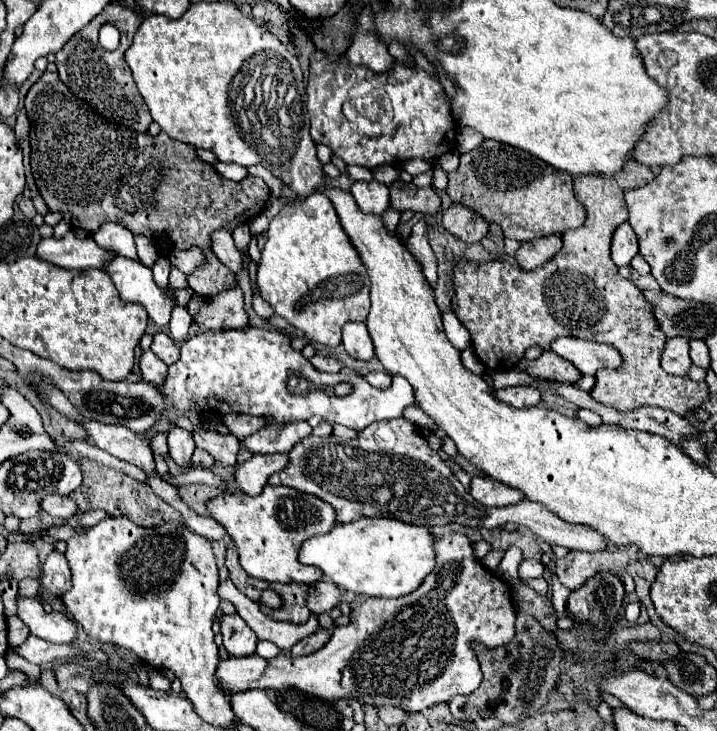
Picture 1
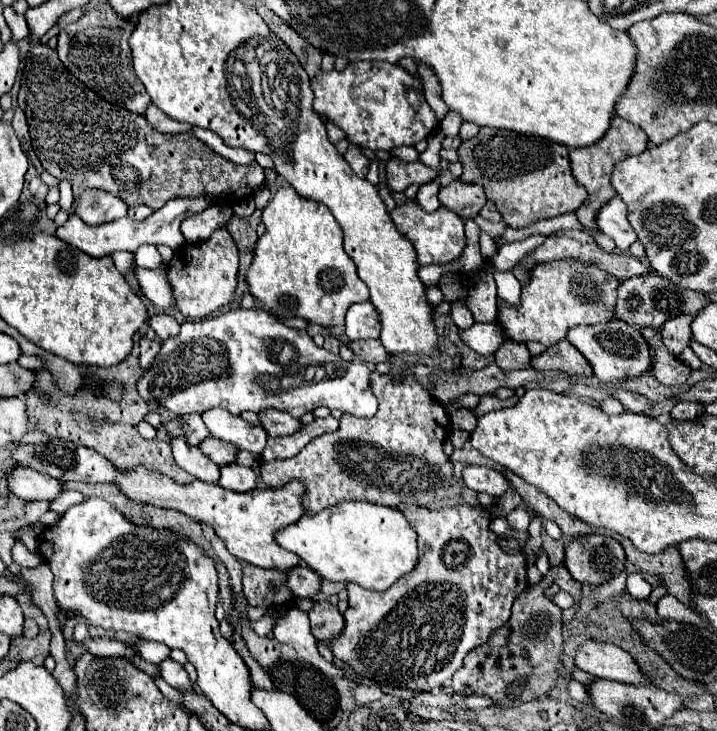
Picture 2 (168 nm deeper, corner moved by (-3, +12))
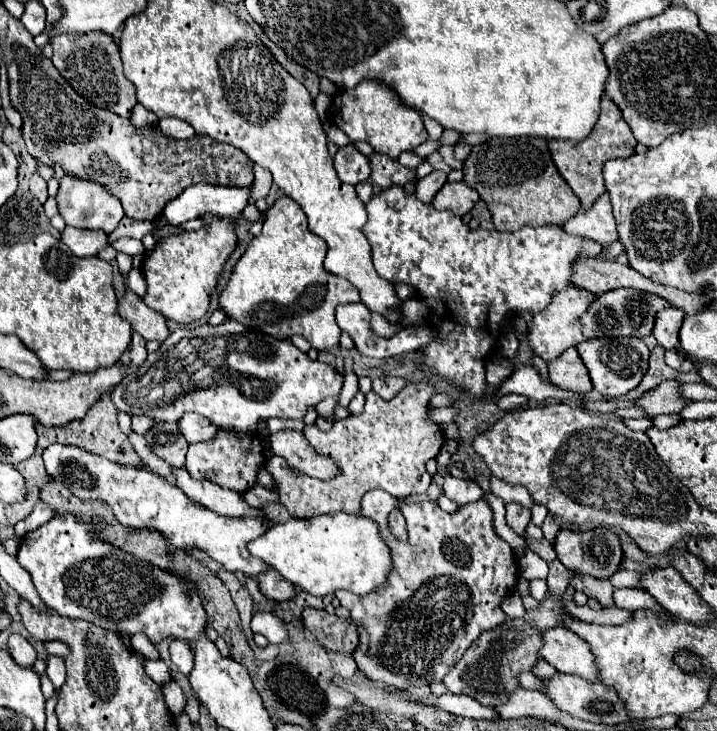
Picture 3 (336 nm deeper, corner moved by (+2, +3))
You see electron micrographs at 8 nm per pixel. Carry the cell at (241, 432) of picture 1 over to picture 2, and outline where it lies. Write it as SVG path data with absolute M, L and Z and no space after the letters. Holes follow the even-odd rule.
M276 410L260 412L260 420L268 436L290 436L302 428L302 422L298 418L288 416L286 412L276 412Z

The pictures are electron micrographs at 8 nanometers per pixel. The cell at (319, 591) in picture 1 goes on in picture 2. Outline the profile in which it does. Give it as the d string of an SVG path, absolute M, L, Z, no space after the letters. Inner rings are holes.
M296 566L290 568L288 572L288 588L292 590L294 596L298 598L314 598L320 590L320 576L312 572L308 566Z

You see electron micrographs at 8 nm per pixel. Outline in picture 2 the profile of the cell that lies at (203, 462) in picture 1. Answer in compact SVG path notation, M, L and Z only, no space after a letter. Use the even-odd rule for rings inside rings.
M208 436L198 448L202 450L204 456L208 456L218 466L234 464L236 462L236 452L240 452L234 444L228 444L224 440L218 440L218 438L212 438L212 436Z

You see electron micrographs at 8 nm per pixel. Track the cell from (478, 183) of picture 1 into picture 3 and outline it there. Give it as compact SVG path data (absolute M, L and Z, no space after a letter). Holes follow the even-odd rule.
M493 137L471 149L463 163L463 173L463 181L487 203L497 231L515 231L525 225L563 225L581 209L577 195L559 175L543 139Z

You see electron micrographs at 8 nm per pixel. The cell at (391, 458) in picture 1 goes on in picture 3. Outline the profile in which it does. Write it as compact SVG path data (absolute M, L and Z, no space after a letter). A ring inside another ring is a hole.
M411 383L391 401L385 401L375 391L369 391L365 395L367 401L363 415L335 421L327 433L317 427L305 429L303 433L307 441L319 455L329 455L339 473L333 479L321 481L299 473L287 465L287 461L265 461L265 467L275 481L279 503L287 507L291 517L305 519L329 511L359 513L363 495L377 487L399 501L427 493L433 477L425 469L425 463L439 455L445 441L441 427L429 419L429 401L433 393L433 383Z

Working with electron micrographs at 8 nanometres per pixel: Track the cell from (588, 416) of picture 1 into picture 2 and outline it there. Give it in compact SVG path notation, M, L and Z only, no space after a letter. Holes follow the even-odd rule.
M608 398L608 400L604 400L602 406L600 406L600 410L606 412L606 414L622 414L622 412L626 412L626 408L624 408L616 398Z

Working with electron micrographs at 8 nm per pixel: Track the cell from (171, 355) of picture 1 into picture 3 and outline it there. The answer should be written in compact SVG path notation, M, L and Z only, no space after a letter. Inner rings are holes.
M131 289L125 293L125 297L119 301L119 315L127 319L135 333L145 337L147 341L159 341L163 343L169 337L169 329L165 323L165 317L155 313L153 309L147 309L143 299L133 293Z

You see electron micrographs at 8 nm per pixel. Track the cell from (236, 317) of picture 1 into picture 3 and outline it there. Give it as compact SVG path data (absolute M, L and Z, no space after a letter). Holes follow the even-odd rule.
M201 217L201 219L205 221L205 229L193 233L181 233L179 237L169 237L167 241L159 241L155 249L145 255L143 261L143 275L147 279L147 295L143 297L145 305L161 313L165 319L177 321L179 325L189 325L193 321L199 321L209 311L209 301L217 289L223 265L227 263L237 245L231 219L221 219L221 217Z

